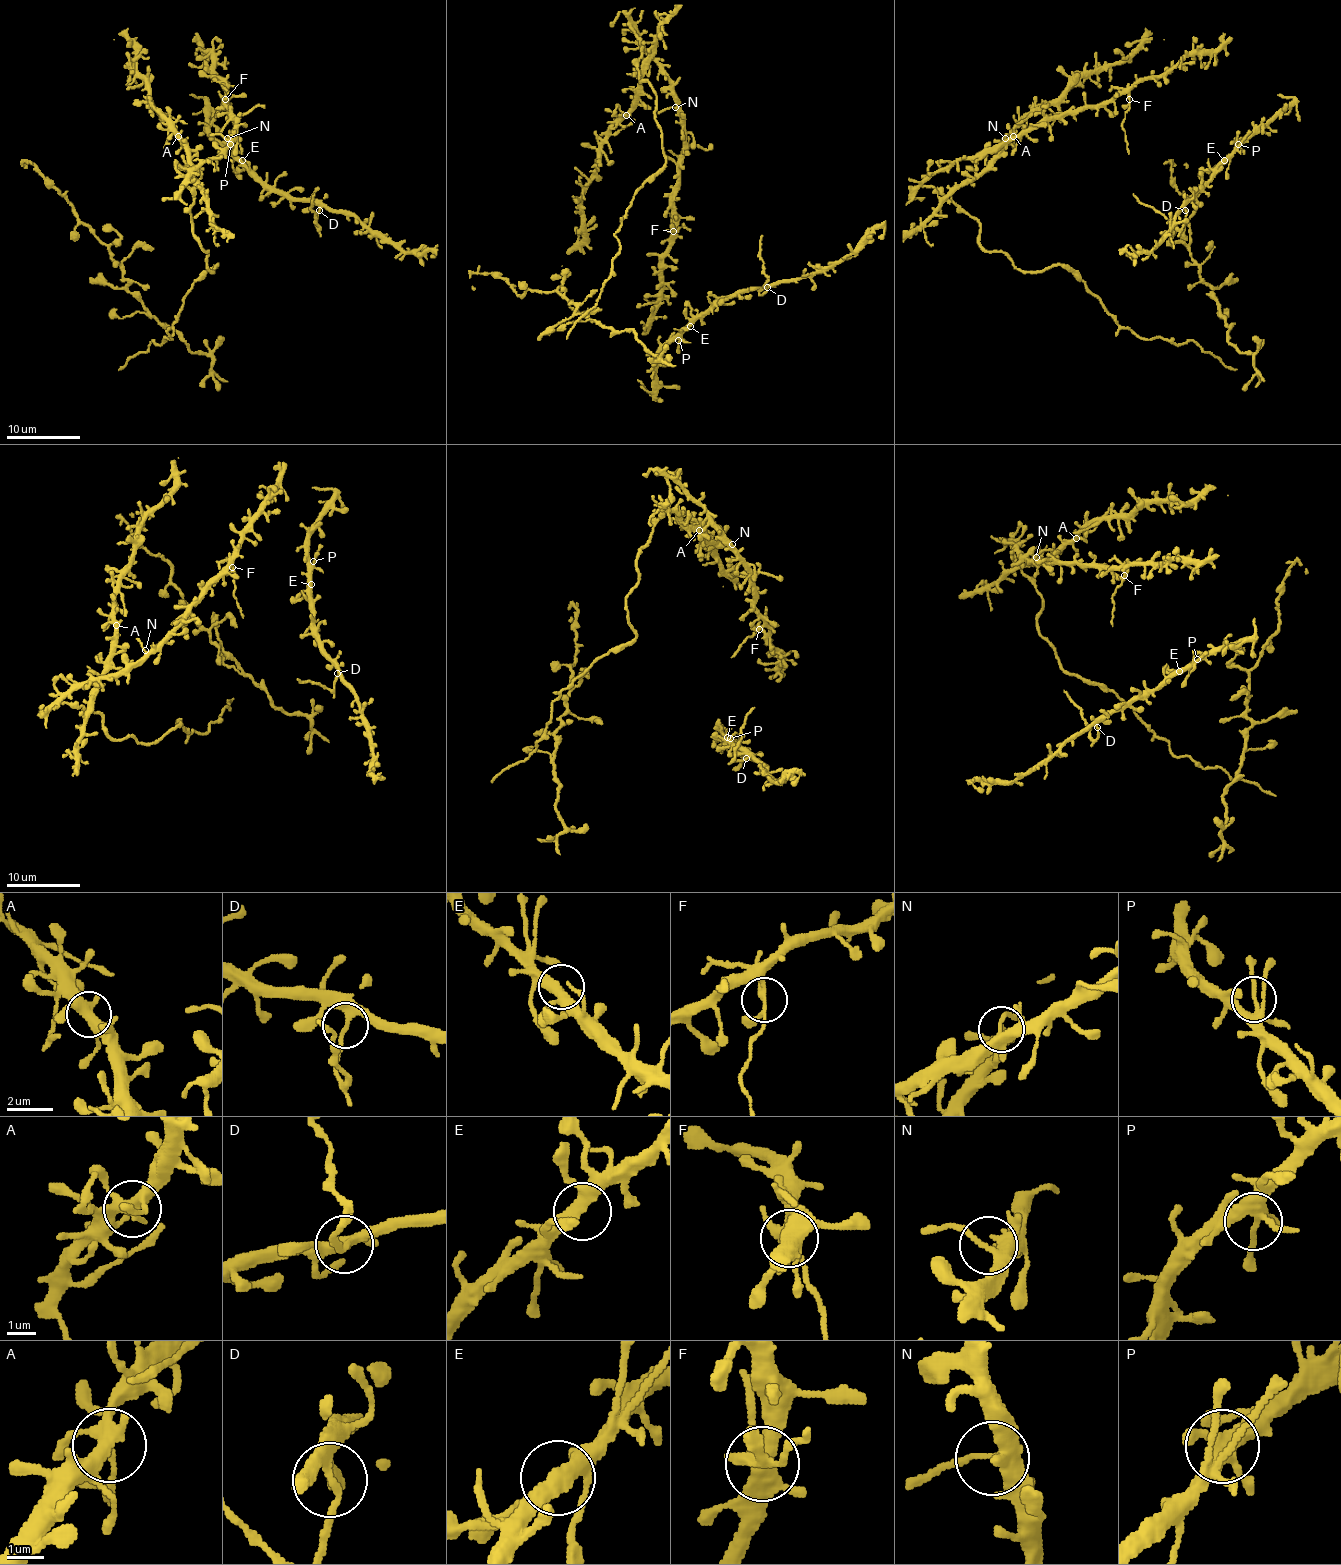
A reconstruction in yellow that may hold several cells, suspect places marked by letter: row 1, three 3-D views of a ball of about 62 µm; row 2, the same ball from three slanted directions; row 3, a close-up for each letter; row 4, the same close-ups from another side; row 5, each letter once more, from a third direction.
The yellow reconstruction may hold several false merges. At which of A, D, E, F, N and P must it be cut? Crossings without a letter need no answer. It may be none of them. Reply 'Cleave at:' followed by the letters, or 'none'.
Cleave at: D, F

